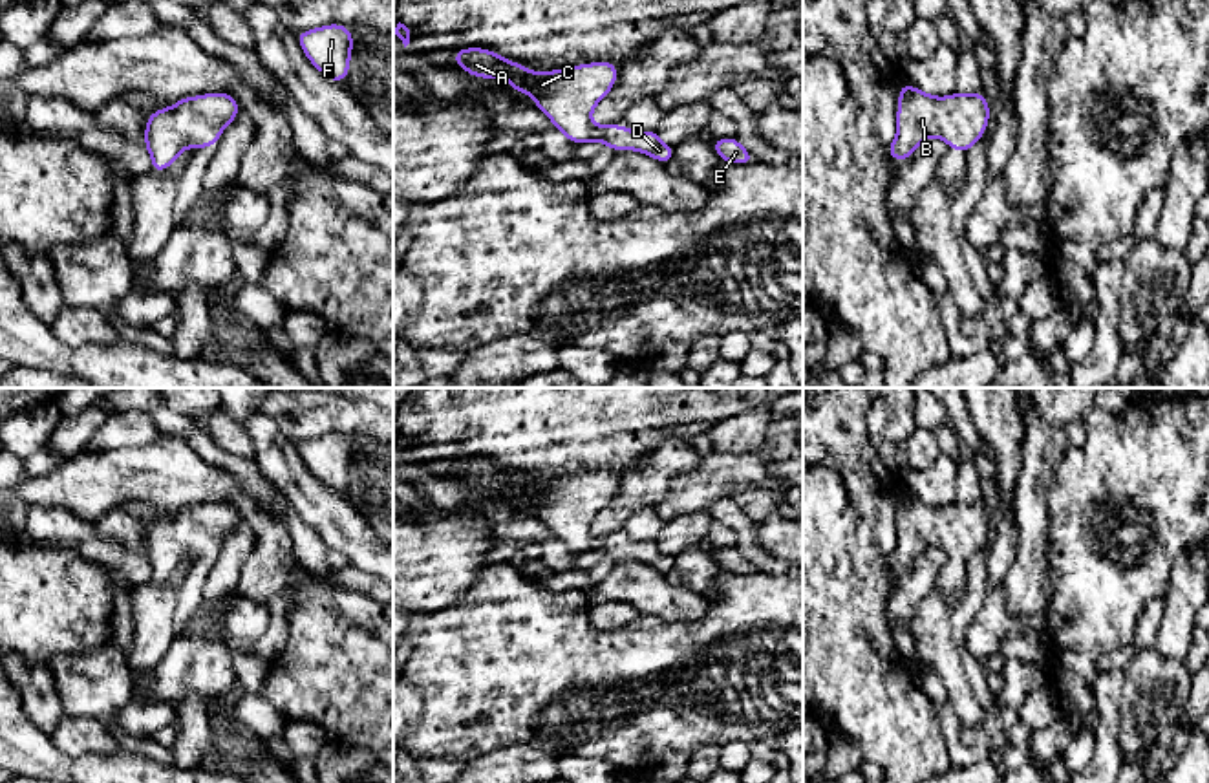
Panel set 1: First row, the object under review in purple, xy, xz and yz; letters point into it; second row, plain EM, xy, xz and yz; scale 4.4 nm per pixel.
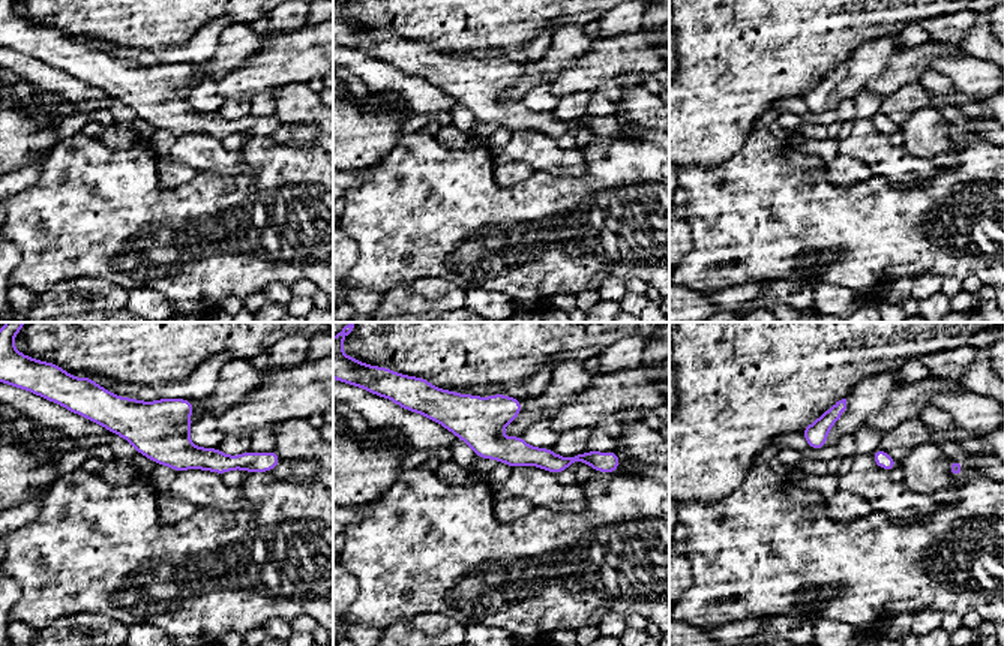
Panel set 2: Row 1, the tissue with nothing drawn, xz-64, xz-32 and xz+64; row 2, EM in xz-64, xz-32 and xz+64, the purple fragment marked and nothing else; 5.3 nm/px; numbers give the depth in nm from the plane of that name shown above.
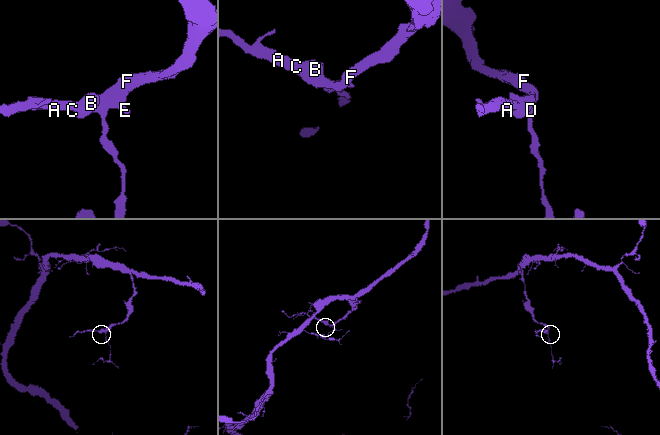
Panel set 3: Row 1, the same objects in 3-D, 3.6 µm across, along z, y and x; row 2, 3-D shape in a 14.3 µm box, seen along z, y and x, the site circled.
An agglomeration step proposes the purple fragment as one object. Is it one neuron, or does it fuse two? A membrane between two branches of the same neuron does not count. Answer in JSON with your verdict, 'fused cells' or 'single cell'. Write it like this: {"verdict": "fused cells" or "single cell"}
{"verdict": "single cell"}

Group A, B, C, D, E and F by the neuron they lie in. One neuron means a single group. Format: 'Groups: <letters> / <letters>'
Groups: A B C D E F

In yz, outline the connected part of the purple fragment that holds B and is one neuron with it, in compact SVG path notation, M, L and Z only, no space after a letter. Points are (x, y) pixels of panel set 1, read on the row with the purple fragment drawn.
M907 82L898 91L896 139L887 145L893 161L905 161L929 137L968 154L986 132L990 104L982 91L947 97L929 95Z

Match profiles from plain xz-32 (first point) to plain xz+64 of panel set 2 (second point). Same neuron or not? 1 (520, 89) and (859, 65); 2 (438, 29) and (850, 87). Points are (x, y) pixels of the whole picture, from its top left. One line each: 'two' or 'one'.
1: one
2: two

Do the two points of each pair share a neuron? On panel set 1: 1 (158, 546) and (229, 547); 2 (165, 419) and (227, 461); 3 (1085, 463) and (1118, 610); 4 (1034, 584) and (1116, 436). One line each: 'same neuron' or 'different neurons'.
1: different neurons
2: same neuron
3: same neuron
4: different neurons

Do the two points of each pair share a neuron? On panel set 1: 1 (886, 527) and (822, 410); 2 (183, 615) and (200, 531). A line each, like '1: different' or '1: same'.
1: same
2: same

